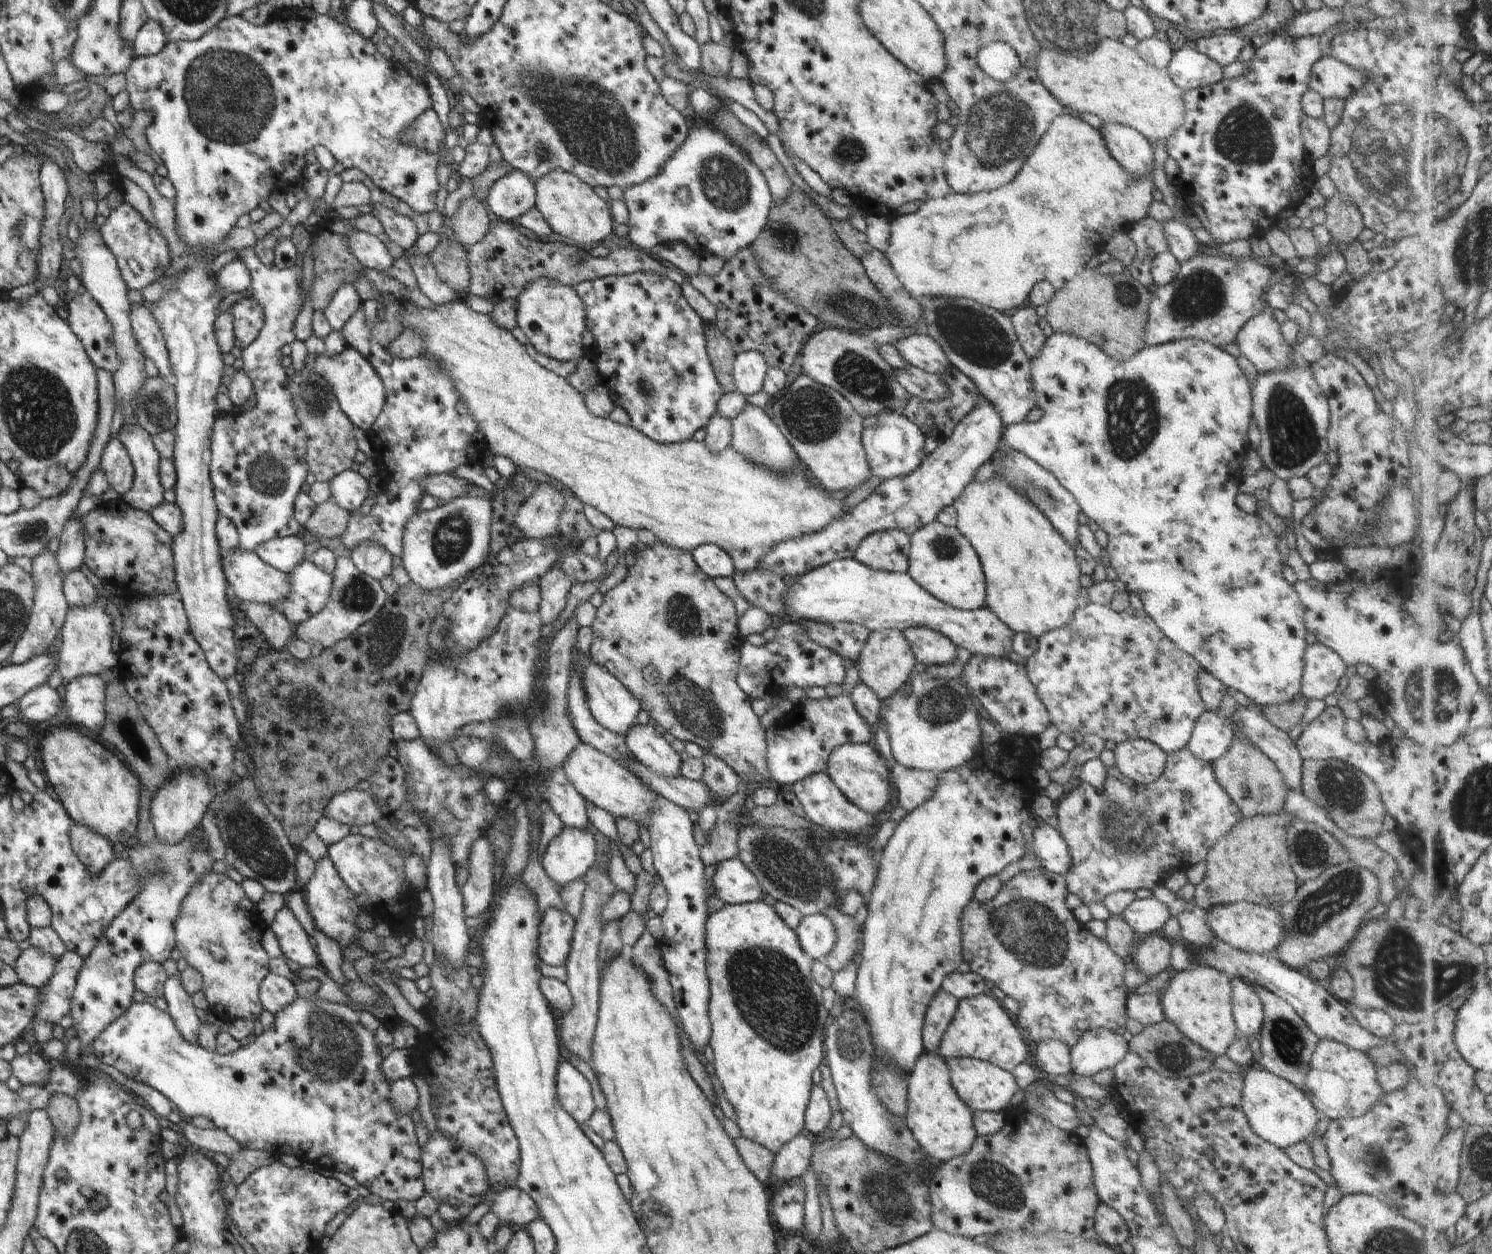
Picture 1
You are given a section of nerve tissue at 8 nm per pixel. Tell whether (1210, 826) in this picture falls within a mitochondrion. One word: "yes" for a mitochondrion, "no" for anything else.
no

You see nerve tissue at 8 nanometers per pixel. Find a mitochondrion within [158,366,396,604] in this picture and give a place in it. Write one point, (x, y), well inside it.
(267, 474)

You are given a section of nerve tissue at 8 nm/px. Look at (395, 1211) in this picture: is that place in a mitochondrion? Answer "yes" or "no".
no

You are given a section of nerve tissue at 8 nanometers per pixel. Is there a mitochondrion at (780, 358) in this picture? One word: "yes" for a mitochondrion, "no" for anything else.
no

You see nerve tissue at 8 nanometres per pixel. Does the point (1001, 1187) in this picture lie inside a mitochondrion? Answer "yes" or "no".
yes

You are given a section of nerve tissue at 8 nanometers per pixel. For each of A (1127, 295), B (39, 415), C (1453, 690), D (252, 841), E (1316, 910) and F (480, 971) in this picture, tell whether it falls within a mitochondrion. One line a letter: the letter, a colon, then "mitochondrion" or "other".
A: mitochondrion
B: mitochondrion
C: mitochondrion
D: mitochondrion
E: mitochondrion
F: other

